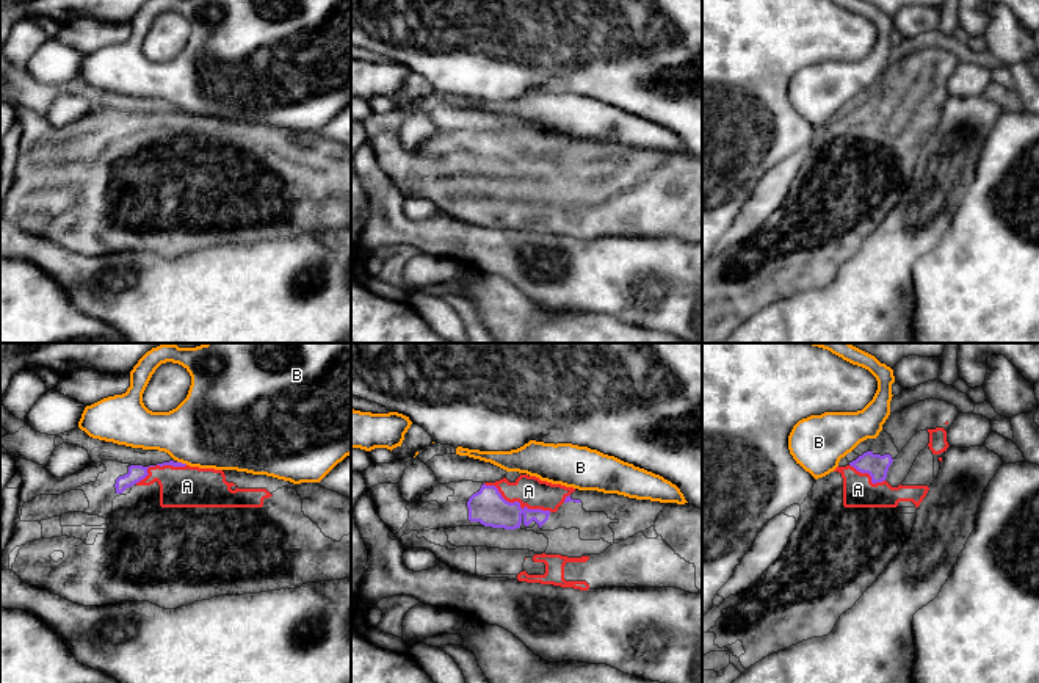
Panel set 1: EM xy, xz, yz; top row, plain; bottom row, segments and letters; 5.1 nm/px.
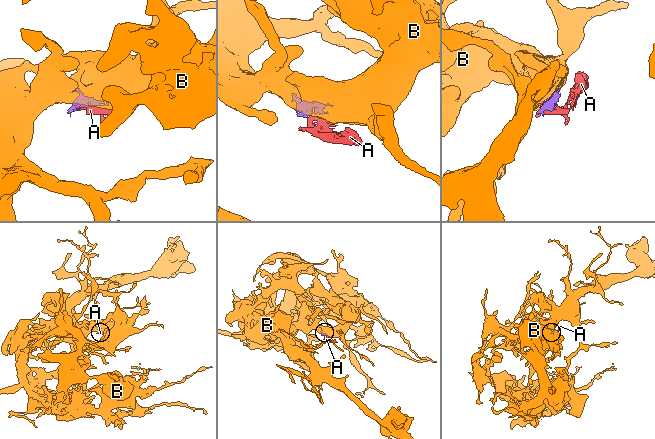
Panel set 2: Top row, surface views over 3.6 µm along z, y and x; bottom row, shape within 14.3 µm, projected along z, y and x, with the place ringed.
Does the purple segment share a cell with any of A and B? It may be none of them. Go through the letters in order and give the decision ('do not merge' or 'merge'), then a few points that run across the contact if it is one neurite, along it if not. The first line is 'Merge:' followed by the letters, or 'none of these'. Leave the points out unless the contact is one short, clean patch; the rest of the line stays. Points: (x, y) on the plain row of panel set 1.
Merge: A
A: merge
B: do not merge; line xy (177, 110), (187, 113)

